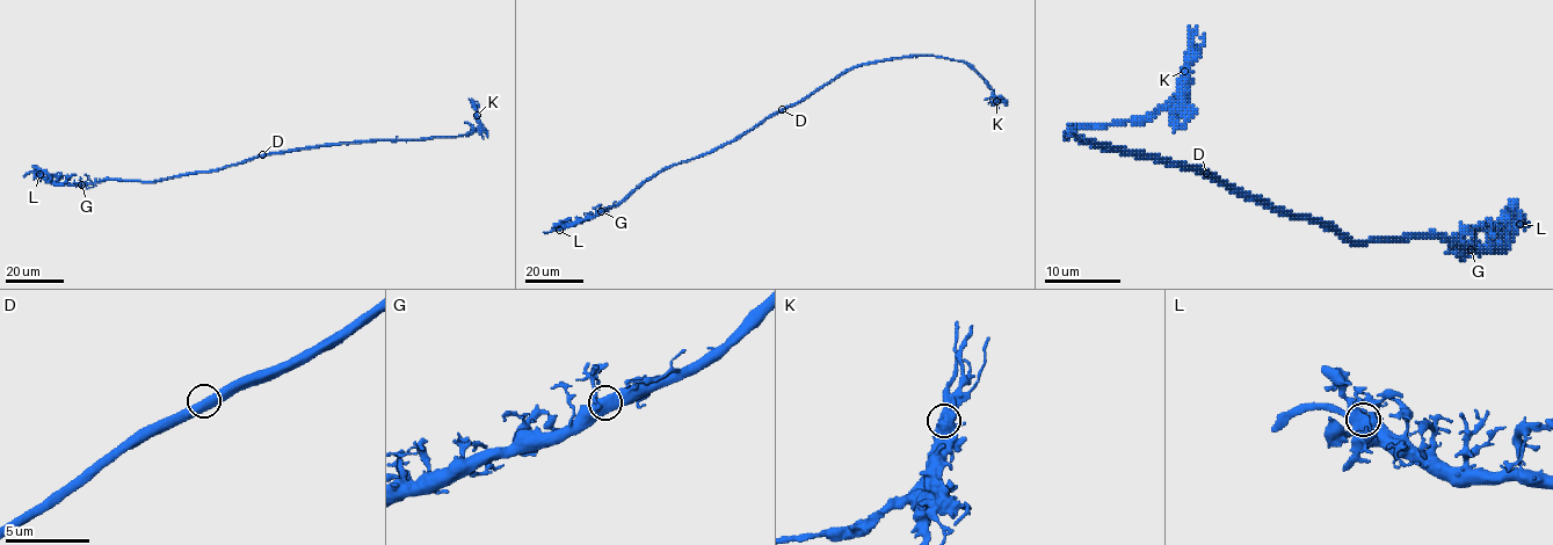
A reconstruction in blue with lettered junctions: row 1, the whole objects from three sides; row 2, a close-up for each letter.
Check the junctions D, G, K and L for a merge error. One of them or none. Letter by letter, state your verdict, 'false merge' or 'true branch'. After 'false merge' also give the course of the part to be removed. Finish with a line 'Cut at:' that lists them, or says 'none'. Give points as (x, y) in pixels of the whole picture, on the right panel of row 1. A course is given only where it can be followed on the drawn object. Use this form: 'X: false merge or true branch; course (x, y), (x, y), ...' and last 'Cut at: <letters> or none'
D: true branch
G: true branch
K: true branch
L: true branch
Cut at: none

